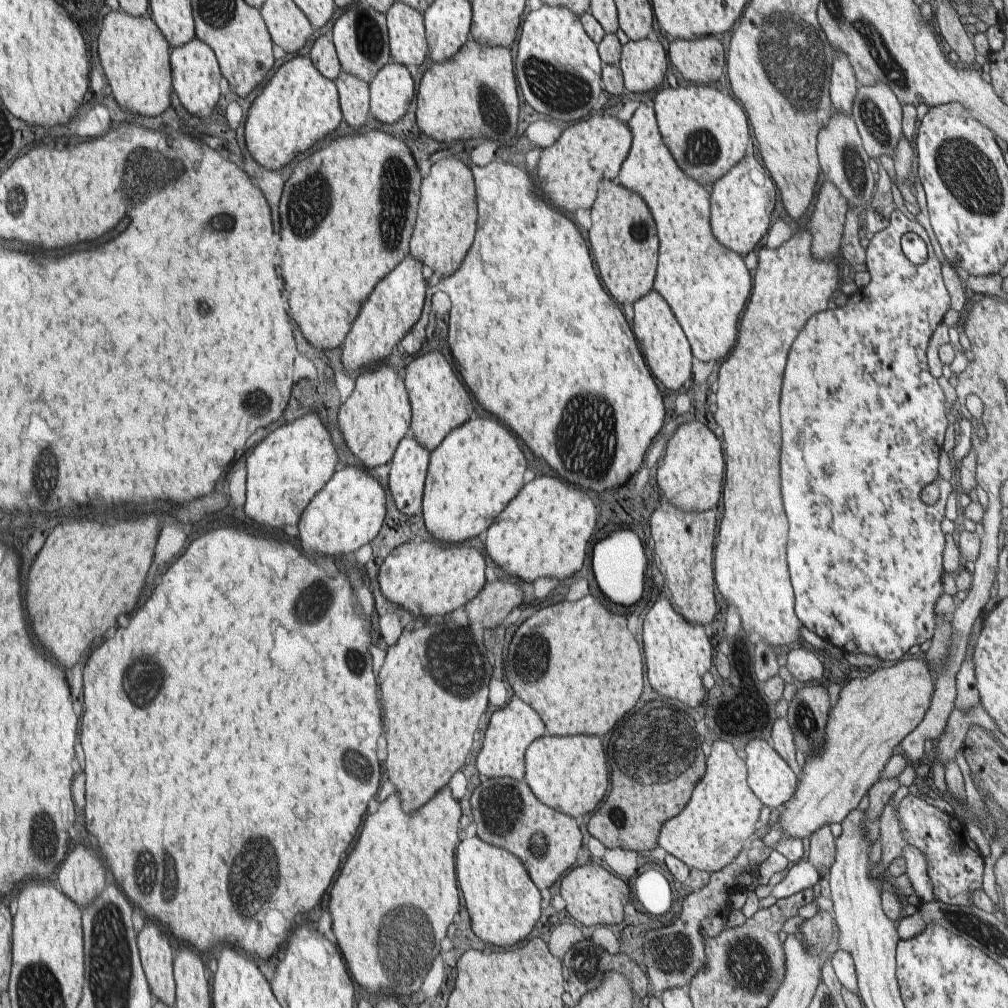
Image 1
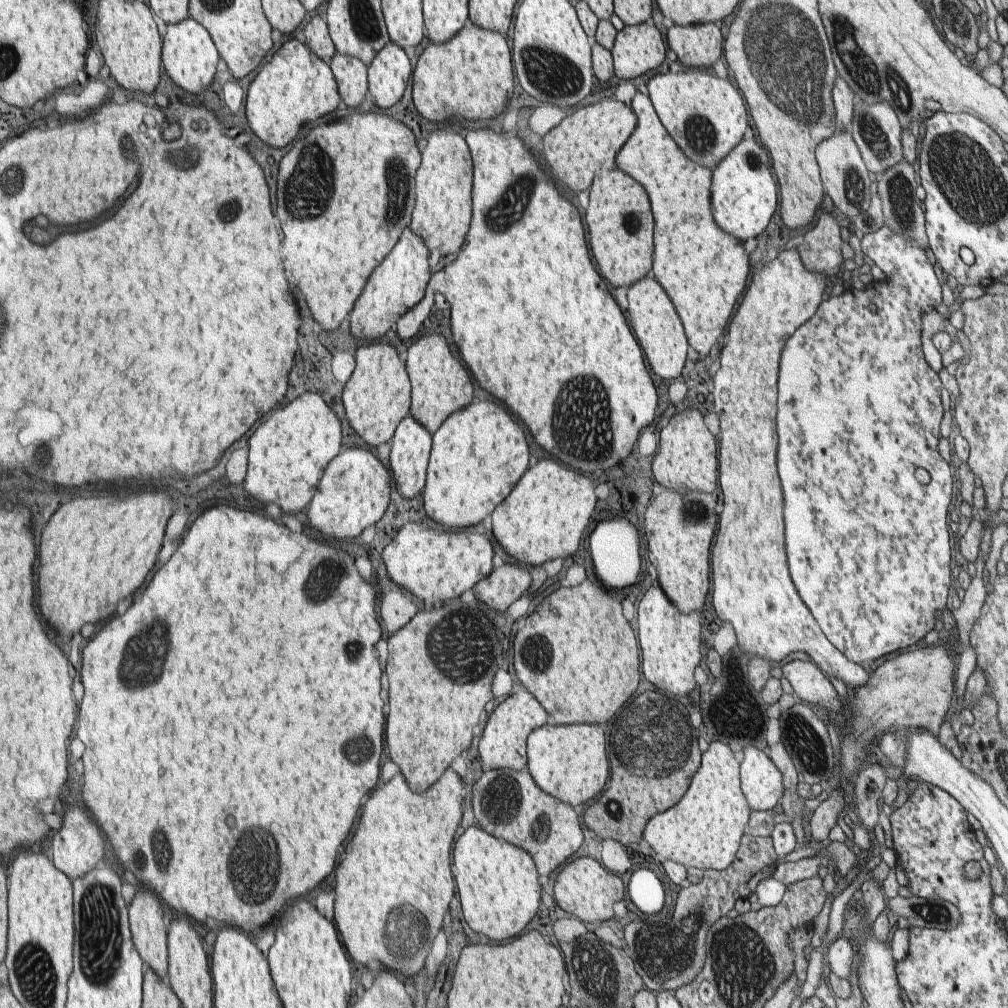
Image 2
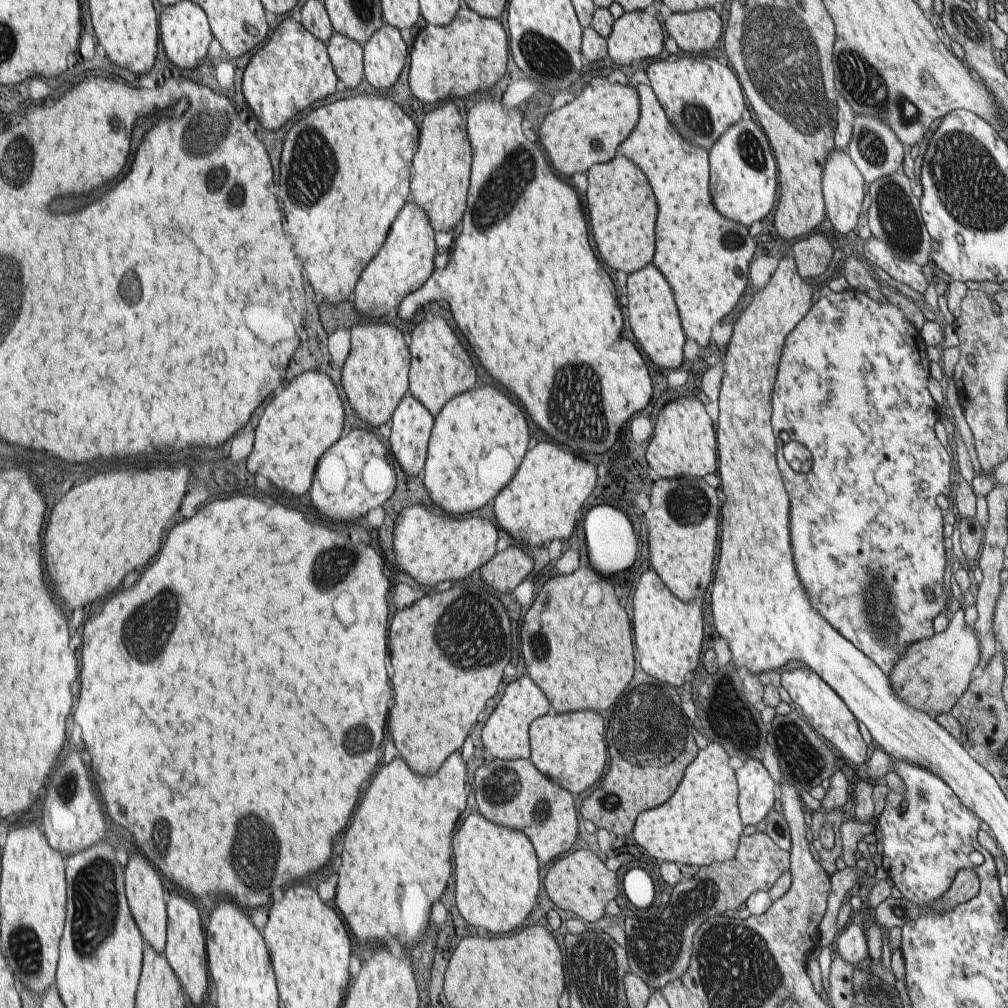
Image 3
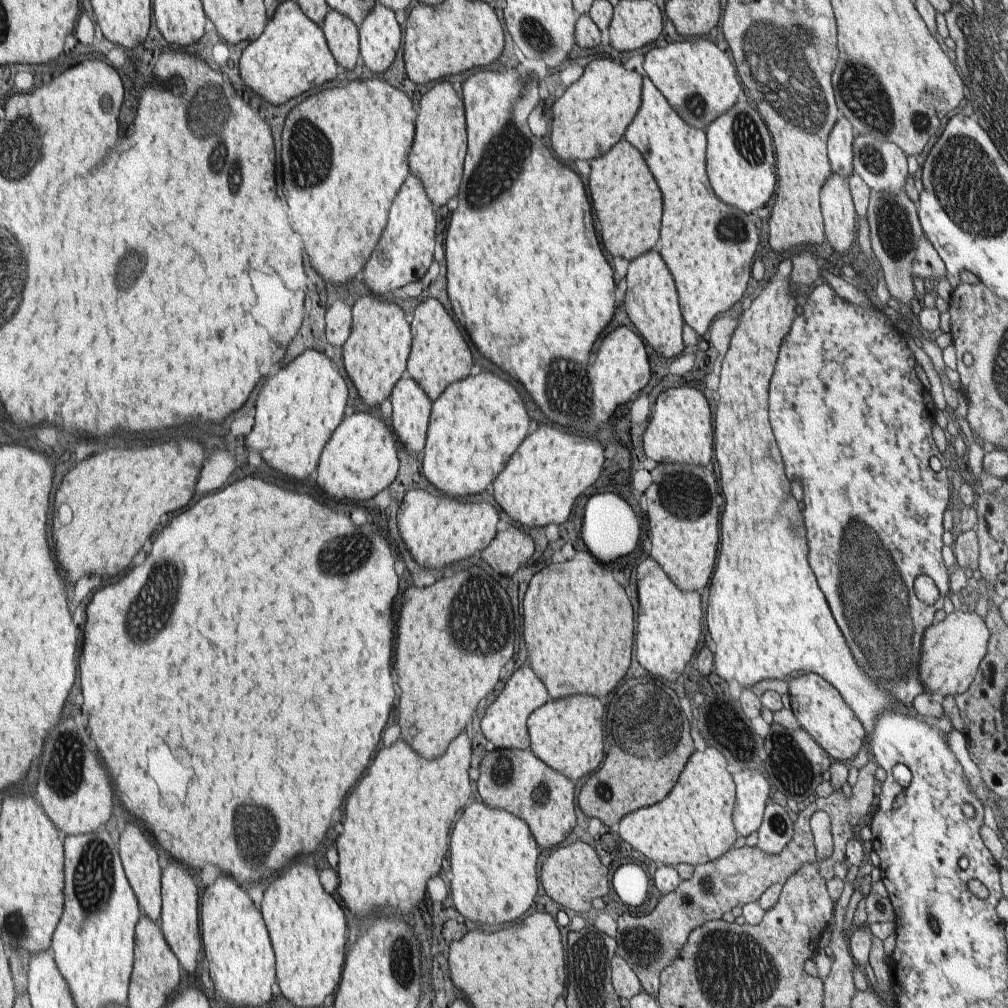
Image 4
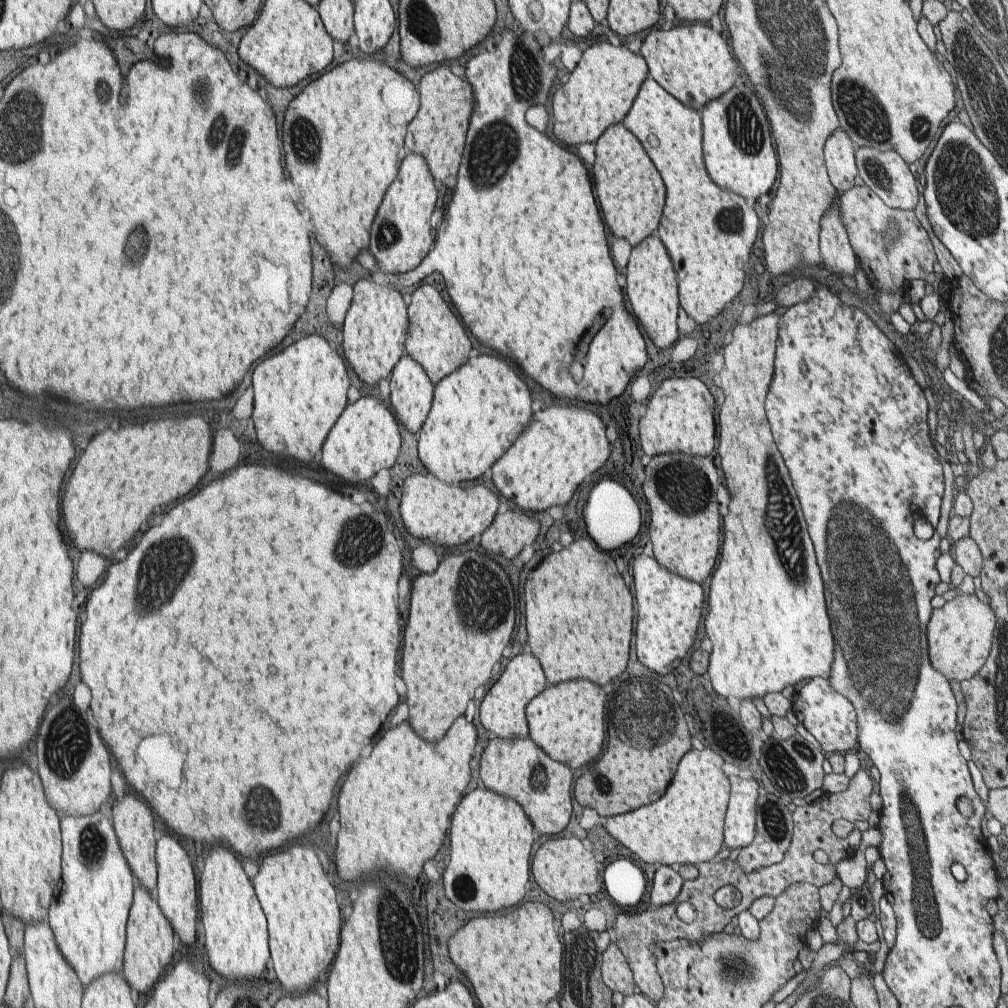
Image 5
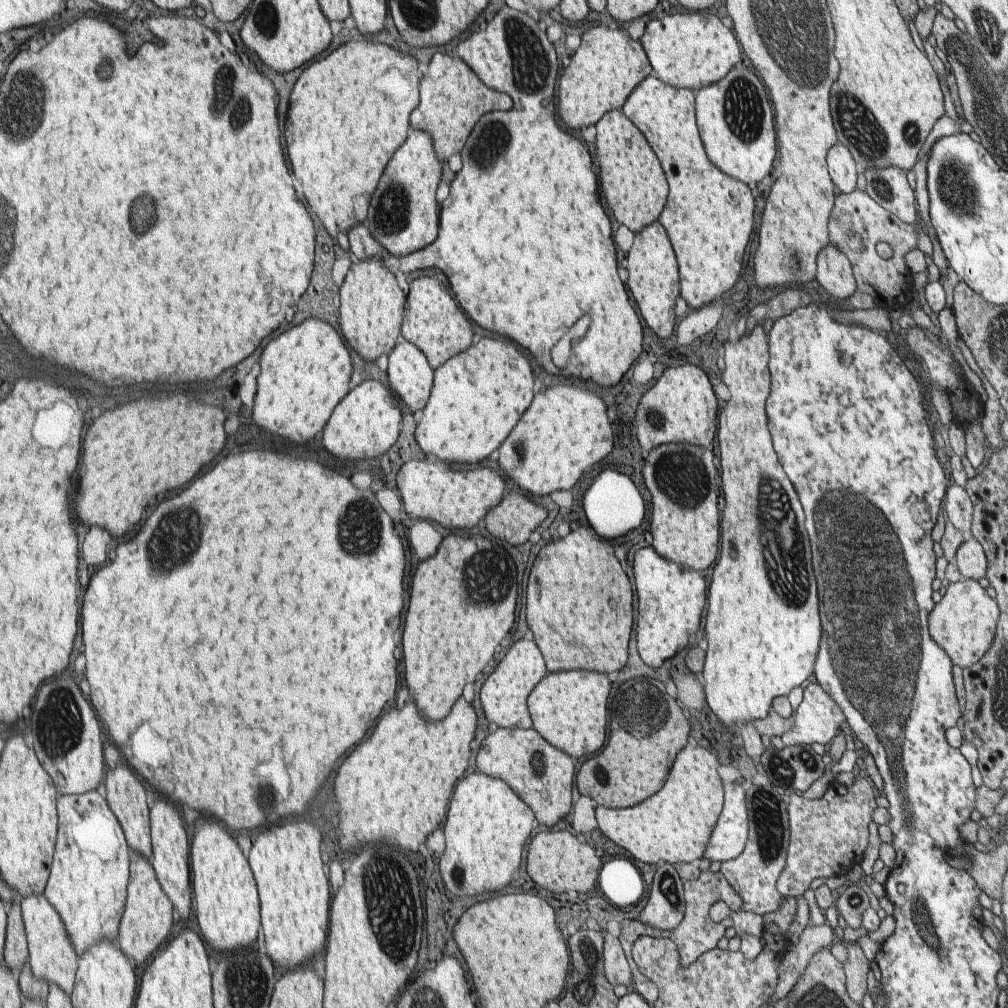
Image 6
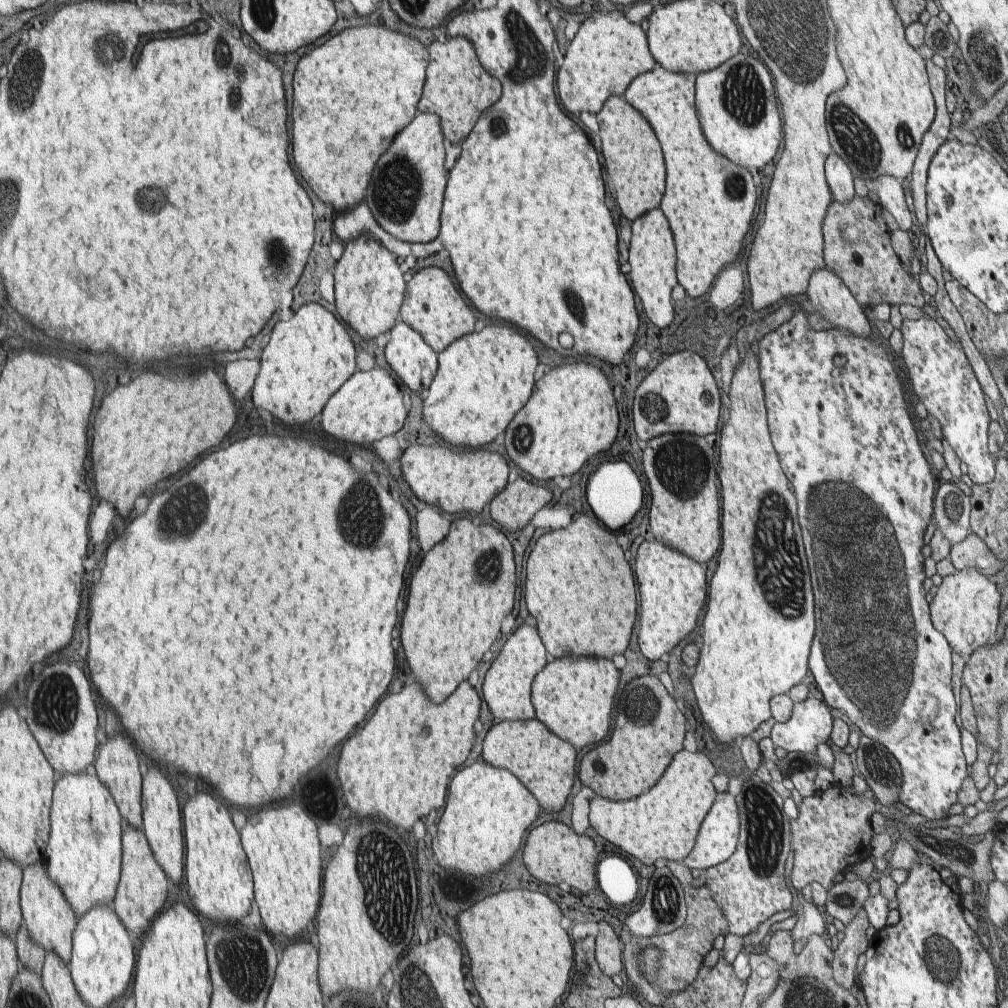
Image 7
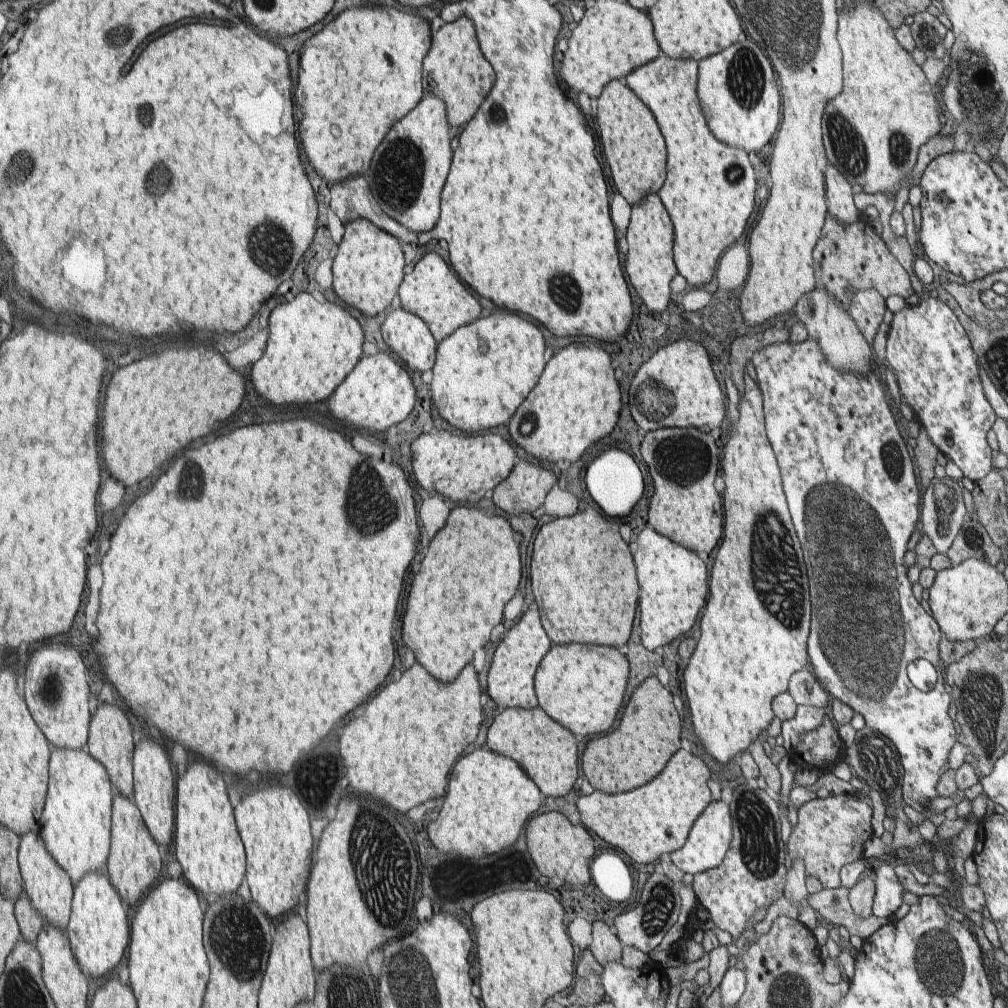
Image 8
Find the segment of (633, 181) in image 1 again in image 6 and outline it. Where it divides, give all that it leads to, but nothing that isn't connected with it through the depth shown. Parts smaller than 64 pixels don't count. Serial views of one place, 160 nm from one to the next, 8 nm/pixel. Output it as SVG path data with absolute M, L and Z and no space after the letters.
M653 74L648 75L640 84L638 92L626 99L621 111L643 132L654 148L669 181L669 198L661 212L660 223L668 232L675 248L680 265L680 296L691 306L700 309L719 302L722 295L729 291L740 278L742 254L754 232L754 196L742 181L723 173L704 152L701 132L696 126L696 94L690 89L677 89L667 85Z

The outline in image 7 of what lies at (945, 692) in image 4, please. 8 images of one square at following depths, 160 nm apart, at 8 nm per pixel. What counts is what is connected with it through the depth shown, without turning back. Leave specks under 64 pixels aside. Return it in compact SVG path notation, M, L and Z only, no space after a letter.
M970 567L945 576L938 584L937 594L929 603L934 628L948 641L952 652L970 658L980 647L986 646L995 636L1000 617L1000 597L996 584Z

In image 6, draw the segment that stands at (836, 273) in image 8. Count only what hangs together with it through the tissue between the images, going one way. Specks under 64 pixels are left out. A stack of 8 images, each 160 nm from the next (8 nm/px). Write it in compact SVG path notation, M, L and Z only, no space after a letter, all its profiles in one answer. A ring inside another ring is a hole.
M858 188L851 193L838 193L835 205L829 216L829 242L835 244L851 262L857 288L868 295L872 302L883 307L901 308L909 305L914 296L914 276L905 263L905 256L918 246L918 230L916 223L900 220L895 214L880 206L866 191ZM876 244L888 244L892 248L892 256L882 258L876 251Z

